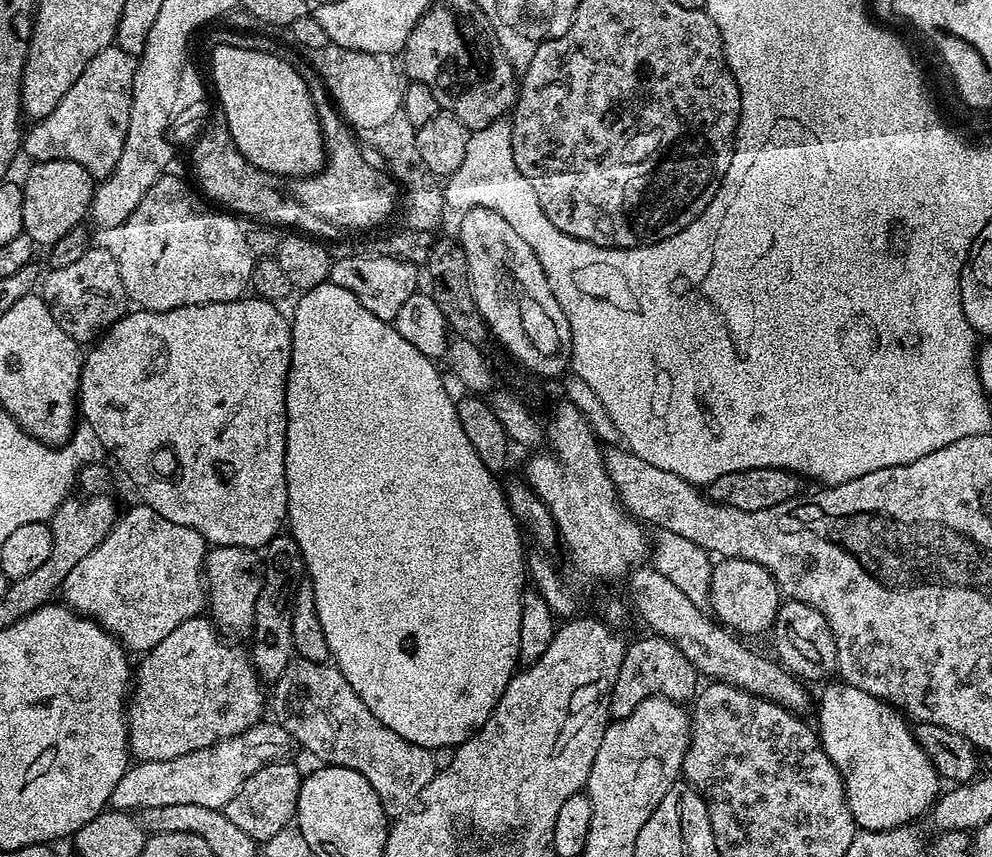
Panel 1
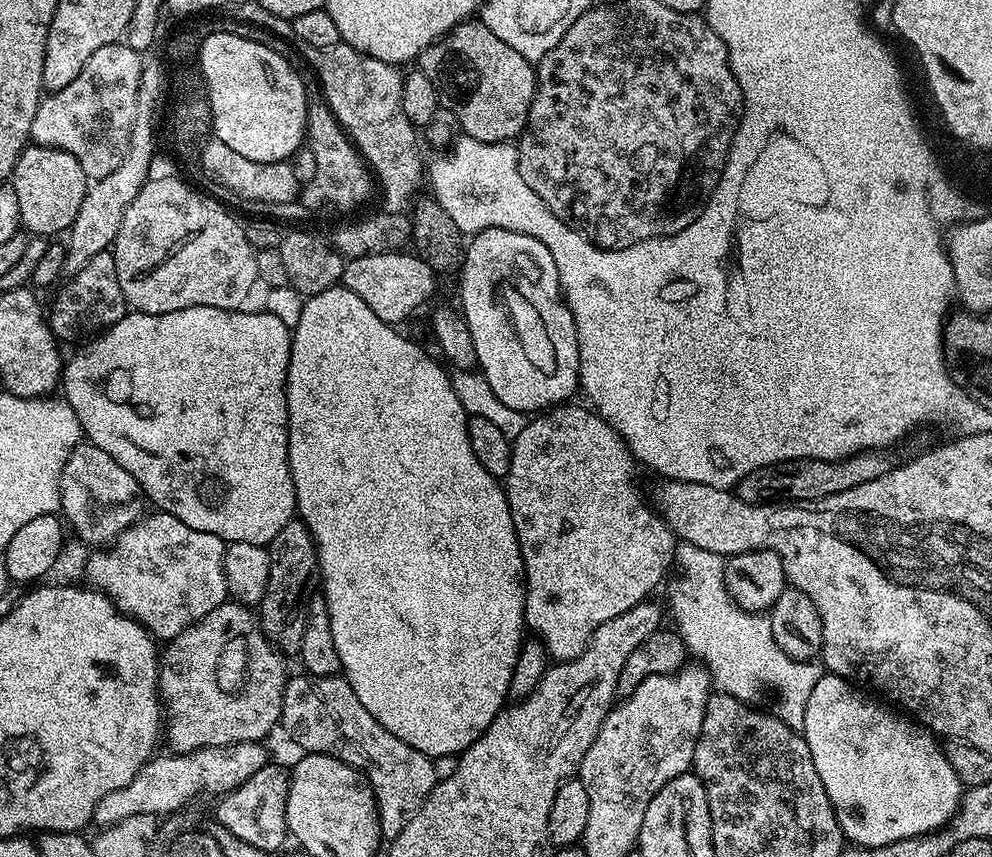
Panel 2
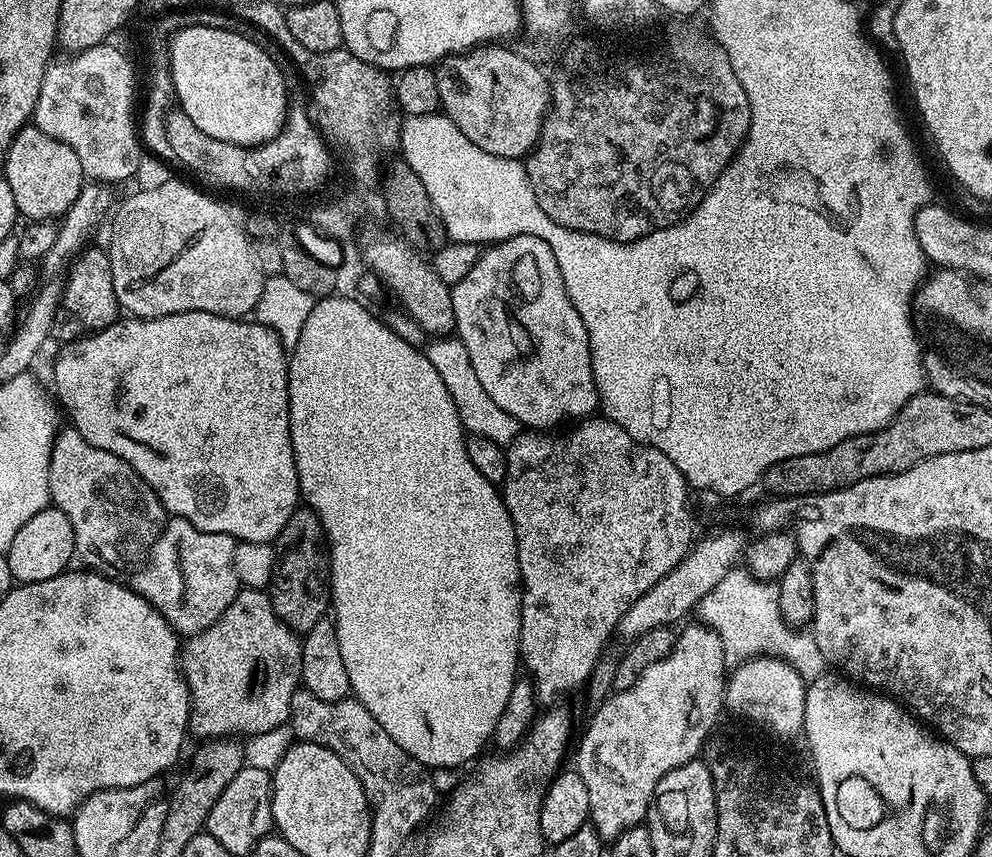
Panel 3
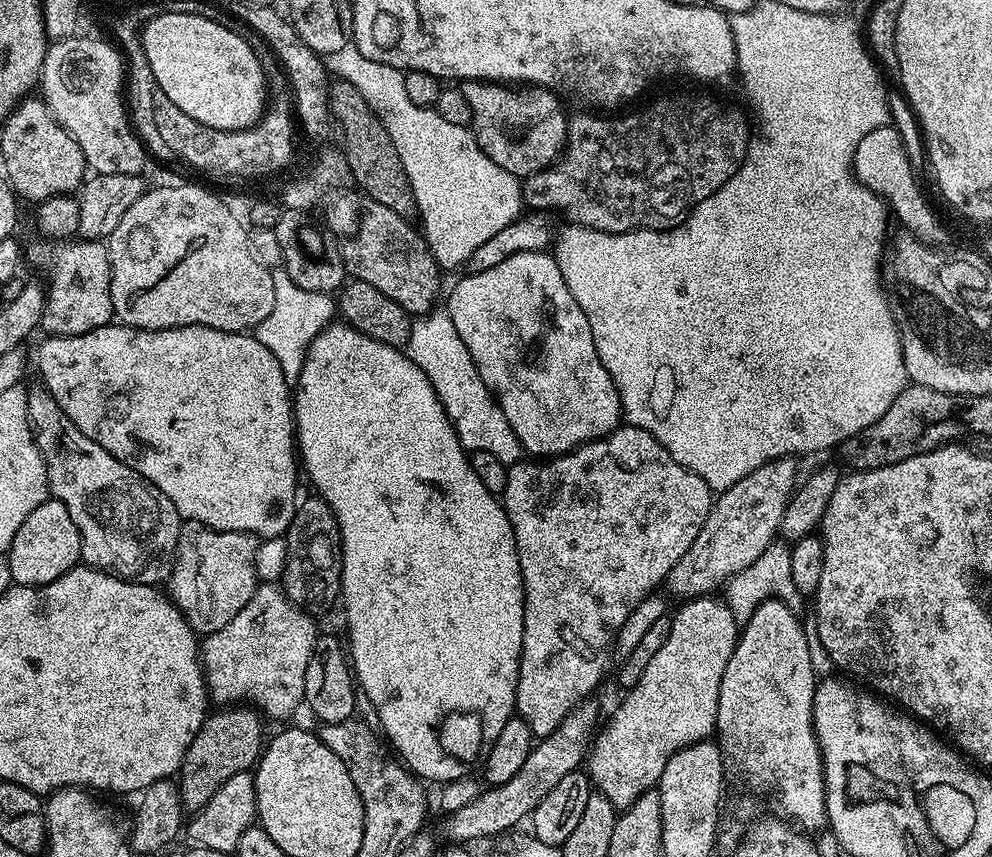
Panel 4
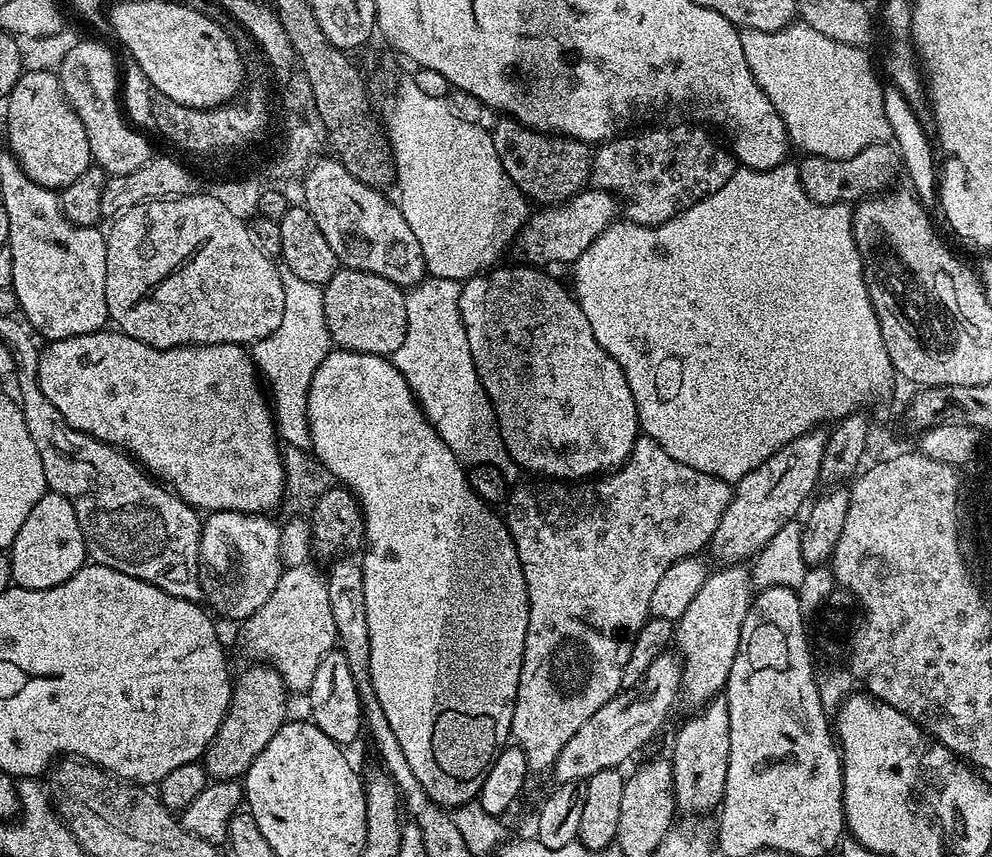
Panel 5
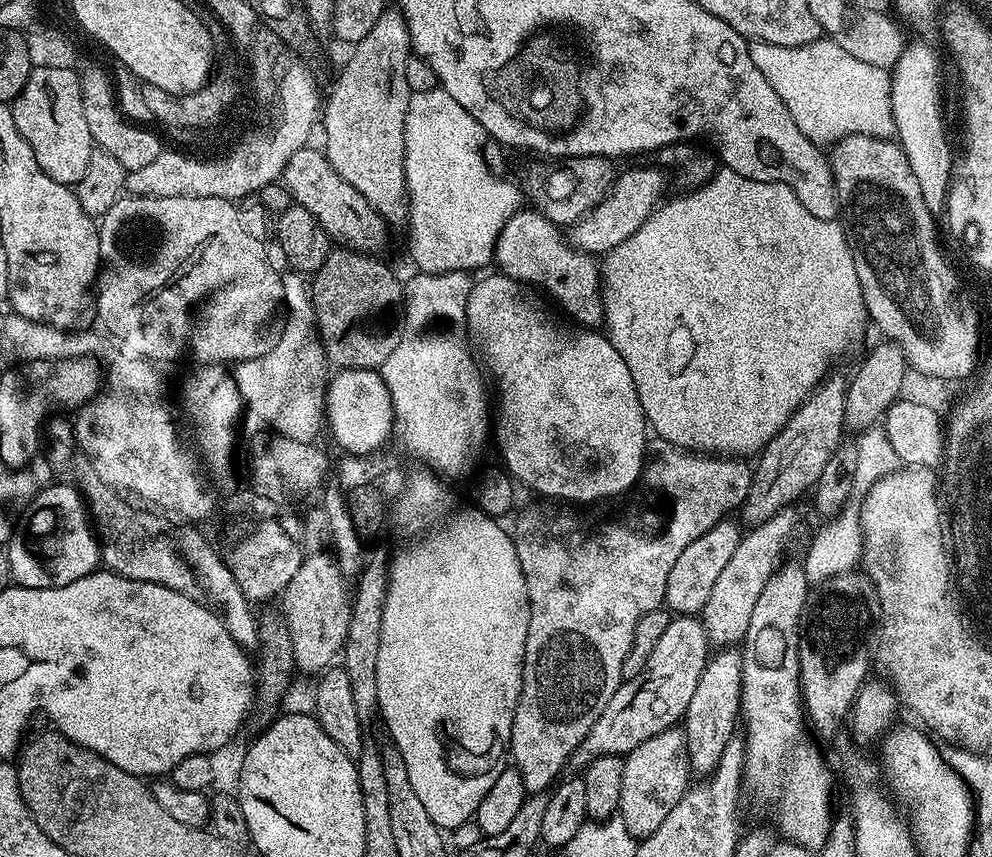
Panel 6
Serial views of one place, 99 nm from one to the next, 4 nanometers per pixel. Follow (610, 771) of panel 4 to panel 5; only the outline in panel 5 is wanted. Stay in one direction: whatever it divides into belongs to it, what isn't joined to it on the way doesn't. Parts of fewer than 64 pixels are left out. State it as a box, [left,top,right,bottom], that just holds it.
[674,566,754,706]

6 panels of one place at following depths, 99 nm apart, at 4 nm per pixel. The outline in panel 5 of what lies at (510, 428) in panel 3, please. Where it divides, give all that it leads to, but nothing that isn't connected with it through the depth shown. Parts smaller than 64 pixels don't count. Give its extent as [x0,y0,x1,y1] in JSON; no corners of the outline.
[390,276,521,478]

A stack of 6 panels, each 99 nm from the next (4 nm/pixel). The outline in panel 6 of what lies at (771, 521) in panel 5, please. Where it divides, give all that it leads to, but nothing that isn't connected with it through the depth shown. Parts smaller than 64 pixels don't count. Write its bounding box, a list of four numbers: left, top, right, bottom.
[742,376,849,525]

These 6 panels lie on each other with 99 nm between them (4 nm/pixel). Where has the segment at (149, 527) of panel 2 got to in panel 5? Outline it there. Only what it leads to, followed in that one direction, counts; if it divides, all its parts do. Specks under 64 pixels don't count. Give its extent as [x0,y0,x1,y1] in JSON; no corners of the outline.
[200,512,282,622]

